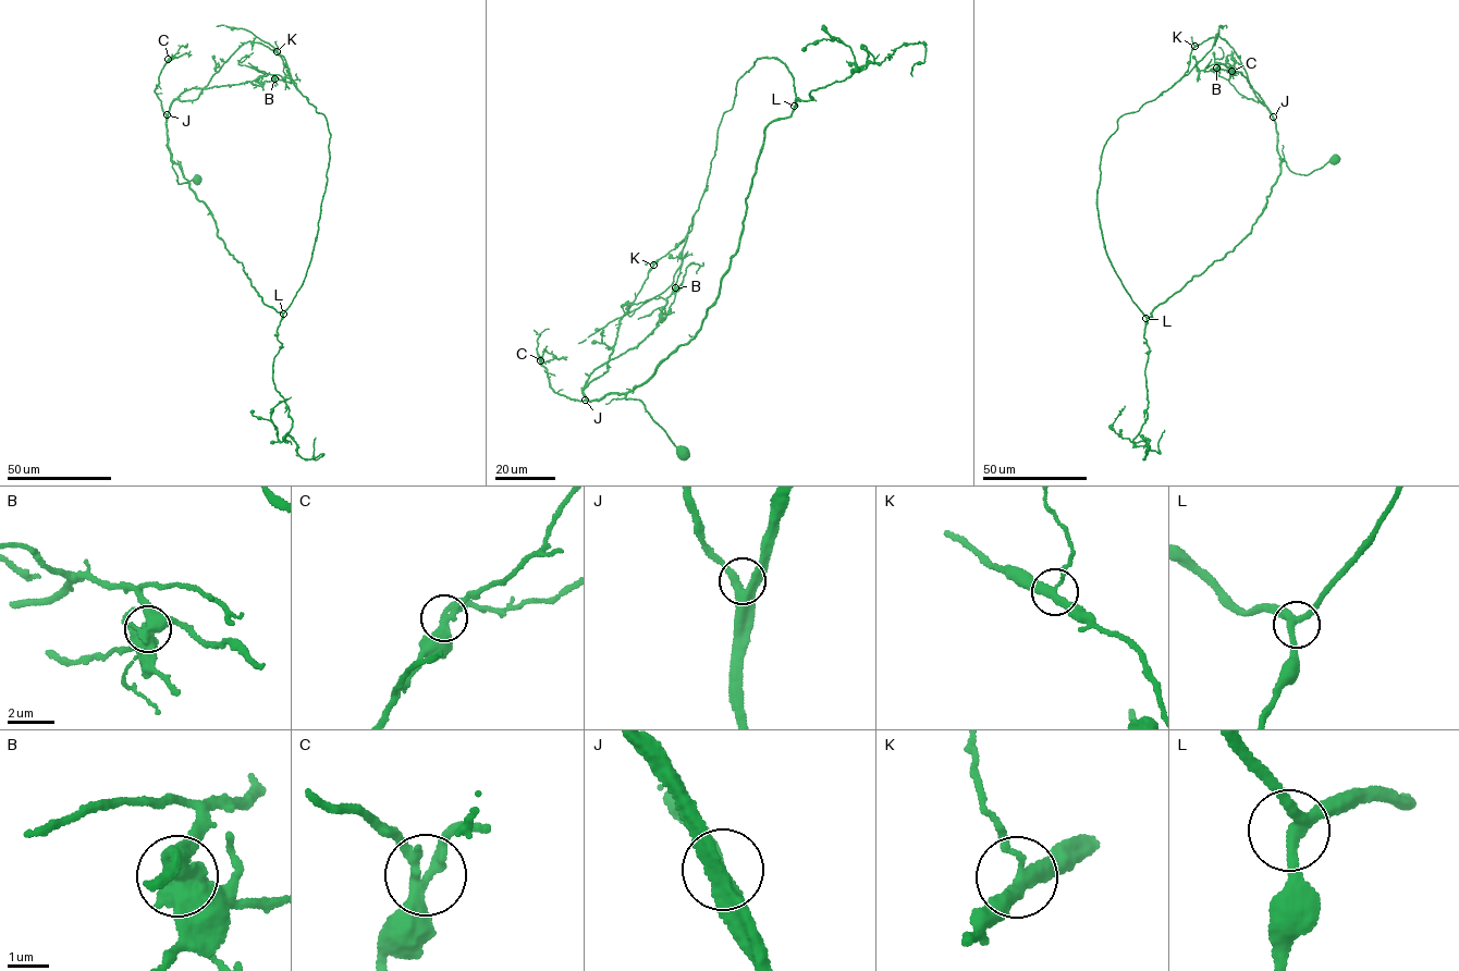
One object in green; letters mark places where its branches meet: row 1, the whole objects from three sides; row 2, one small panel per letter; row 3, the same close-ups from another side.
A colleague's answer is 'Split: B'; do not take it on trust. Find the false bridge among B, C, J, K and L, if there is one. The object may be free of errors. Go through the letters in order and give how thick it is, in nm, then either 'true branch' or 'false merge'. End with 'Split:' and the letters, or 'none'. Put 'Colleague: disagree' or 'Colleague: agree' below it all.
B: 550 nm thick; false merge
C: 260 nm thick; true branch
J: 320 nm thick; true branch
K: 280 nm thick; true branch
L: 280 nm thick; true branch
Split: B
Colleague: agree

